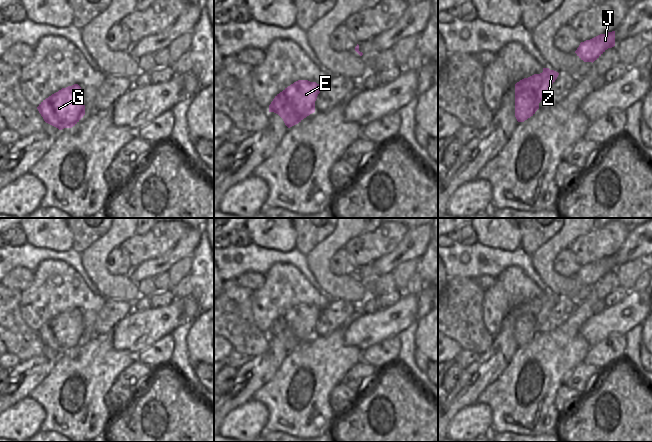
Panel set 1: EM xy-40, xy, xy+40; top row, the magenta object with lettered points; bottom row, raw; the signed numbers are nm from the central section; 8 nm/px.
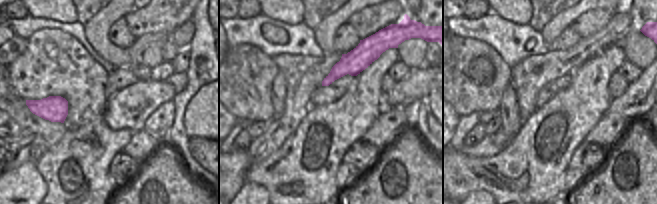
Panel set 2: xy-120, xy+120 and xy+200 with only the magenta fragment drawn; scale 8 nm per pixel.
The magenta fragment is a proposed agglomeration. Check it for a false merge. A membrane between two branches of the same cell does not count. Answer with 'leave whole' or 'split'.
leave whole

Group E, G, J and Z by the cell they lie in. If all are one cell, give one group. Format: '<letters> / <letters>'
E G J Z

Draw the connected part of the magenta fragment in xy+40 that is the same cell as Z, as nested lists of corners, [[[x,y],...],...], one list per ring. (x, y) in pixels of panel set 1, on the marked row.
[[[543,68],[542,73],[524,78],[515,84],[515,117],[518,122],[524,122],[535,114],[558,75],[554,70]]]

